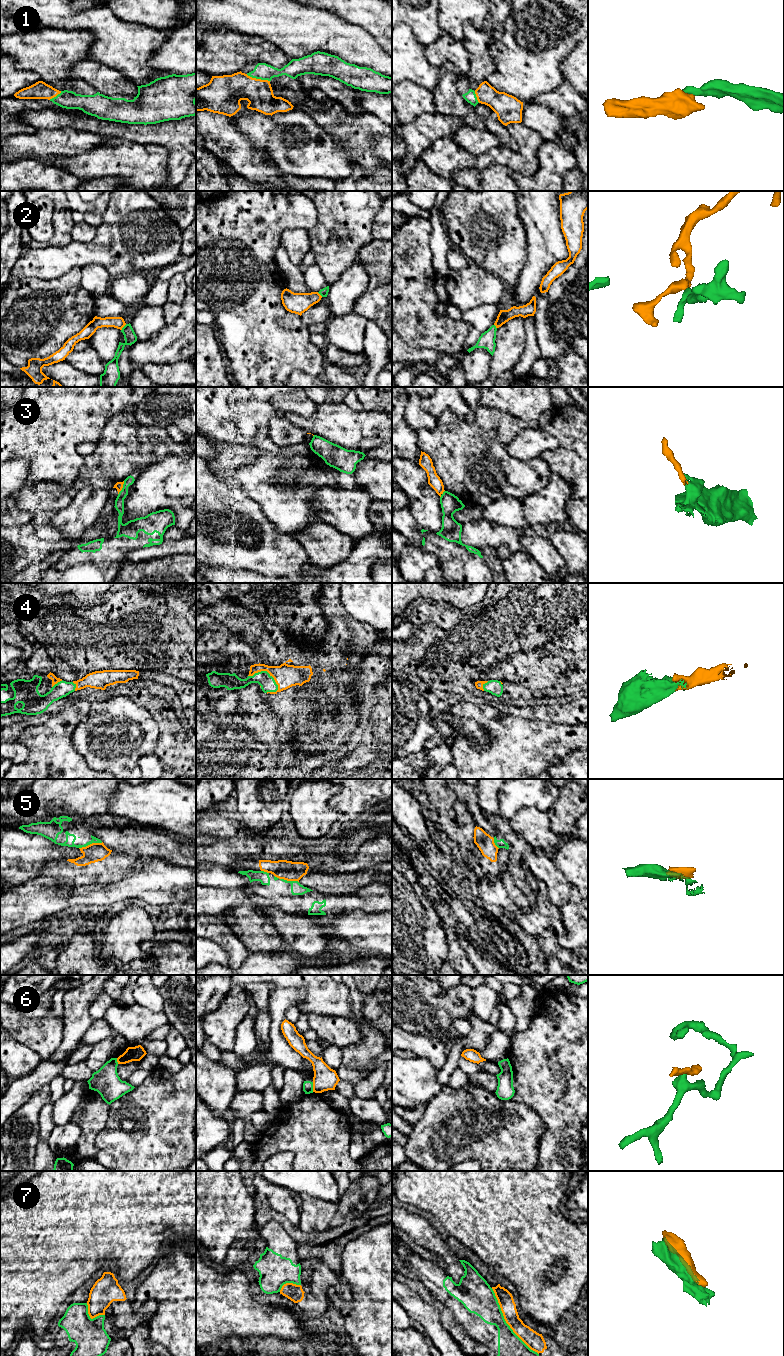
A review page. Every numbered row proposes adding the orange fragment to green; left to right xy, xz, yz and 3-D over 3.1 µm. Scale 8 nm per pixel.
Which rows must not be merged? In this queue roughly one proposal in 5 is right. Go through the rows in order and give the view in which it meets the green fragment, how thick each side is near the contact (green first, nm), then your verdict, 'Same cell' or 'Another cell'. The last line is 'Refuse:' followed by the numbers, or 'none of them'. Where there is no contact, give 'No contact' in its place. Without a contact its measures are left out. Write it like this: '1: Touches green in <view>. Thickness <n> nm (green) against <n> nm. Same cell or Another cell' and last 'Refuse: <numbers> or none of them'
1: Touches green in xz. Thickness 140 nm (green) against 240 nm. Same cell
2: Touches green in xy. Thickness 100 nm (green) against 100 nm. Another cell
3: Touches green in xy. Thickness 80 nm (green) against 60 nm. Another cell
4: Touches green in xz. Thickness 120 nm (green) against 190 nm. Same cell
5: Touches green in xz. Thickness 100 nm (green) against 160 nm. Another cell
6: Touches green in xz. Thickness 80 nm (green) against 190 nm. Another cell
7: Touches green in yz. Thickness 220 nm (green) against 140 nm. Another cell
Refuse: 2, 3, 5, 6, 7

